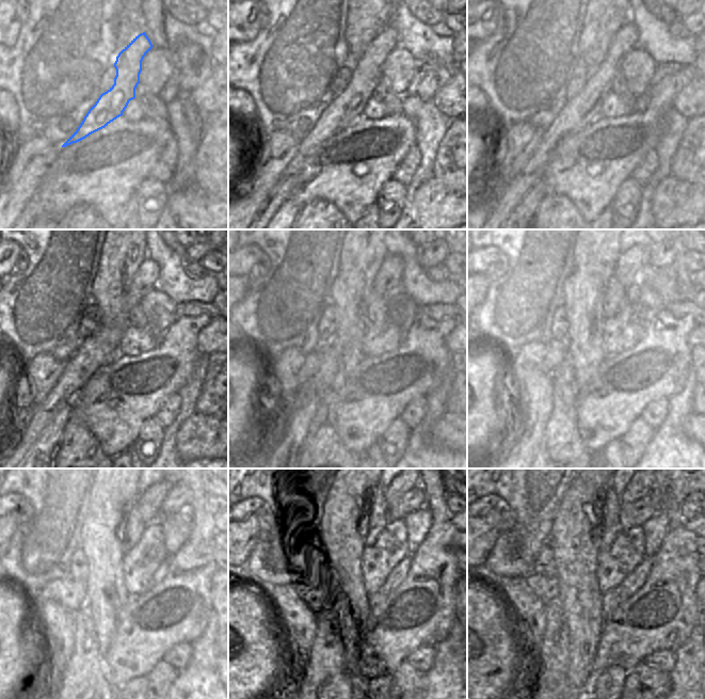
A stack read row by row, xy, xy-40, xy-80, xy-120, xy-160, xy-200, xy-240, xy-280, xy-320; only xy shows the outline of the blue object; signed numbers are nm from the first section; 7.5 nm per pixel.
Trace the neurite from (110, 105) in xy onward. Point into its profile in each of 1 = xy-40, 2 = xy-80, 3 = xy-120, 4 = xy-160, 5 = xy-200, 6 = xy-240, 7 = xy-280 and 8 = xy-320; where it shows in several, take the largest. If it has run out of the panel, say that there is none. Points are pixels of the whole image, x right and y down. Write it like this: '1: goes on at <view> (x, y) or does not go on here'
1: goes on at xy-40 (345, 109)
2: goes on at xy-80 (578, 112)
3: goes on at xy-120 (94, 353)
4: goes on at xy-160 (329, 376)
5: goes on at xy-200 (628, 266)
6: goes on at xy-240 (149, 502)
7: goes on at xy-280 (395, 490)
8: goes on at xy-320 (635, 490)

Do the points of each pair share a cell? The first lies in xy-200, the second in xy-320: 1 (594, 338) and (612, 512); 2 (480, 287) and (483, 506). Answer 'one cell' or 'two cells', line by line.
1: two cells
2: two cells

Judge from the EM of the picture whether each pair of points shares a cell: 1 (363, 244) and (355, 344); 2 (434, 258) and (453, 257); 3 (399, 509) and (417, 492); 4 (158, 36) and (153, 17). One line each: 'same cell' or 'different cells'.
1: same cell
2: different cells
3: same cell
4: same cell

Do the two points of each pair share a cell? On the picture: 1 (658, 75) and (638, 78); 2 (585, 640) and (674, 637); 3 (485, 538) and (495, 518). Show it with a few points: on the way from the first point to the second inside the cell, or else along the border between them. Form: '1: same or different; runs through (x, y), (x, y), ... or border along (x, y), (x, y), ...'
1: different; border along (656, 64), (649, 86)
2: different; border along (604, 624), (593, 664)
3: same; runs through (485, 533), (485, 527), (490, 523)

